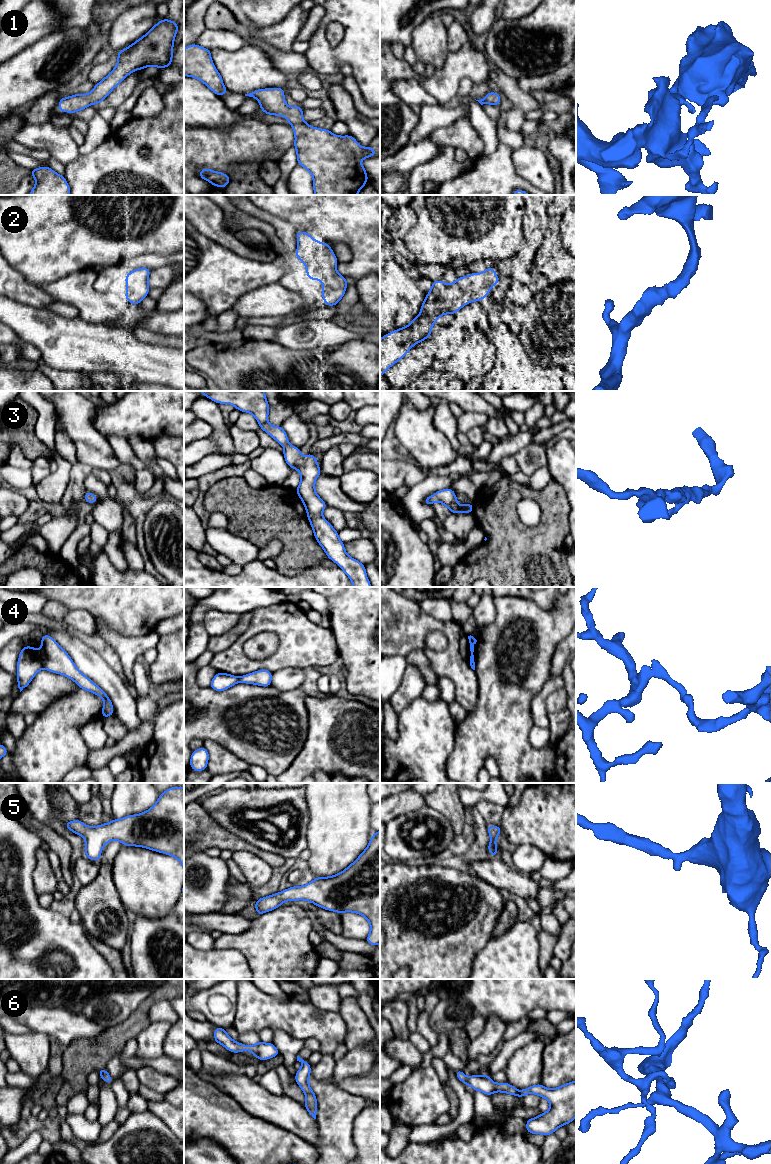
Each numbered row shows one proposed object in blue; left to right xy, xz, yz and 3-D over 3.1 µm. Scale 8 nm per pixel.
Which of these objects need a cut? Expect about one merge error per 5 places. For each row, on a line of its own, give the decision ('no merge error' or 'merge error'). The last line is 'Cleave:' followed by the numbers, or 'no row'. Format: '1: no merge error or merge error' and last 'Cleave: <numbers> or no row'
1: no merge error
2: no merge error
3: no merge error
4: merge error
5: no merge error
6: no merge error
Cleave: 4

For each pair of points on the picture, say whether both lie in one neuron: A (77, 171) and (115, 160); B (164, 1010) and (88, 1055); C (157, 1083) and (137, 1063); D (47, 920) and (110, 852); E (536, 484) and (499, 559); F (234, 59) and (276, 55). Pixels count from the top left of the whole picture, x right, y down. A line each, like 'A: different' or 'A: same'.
A: same
B: different
C: different
D: different
E: different
F: different

